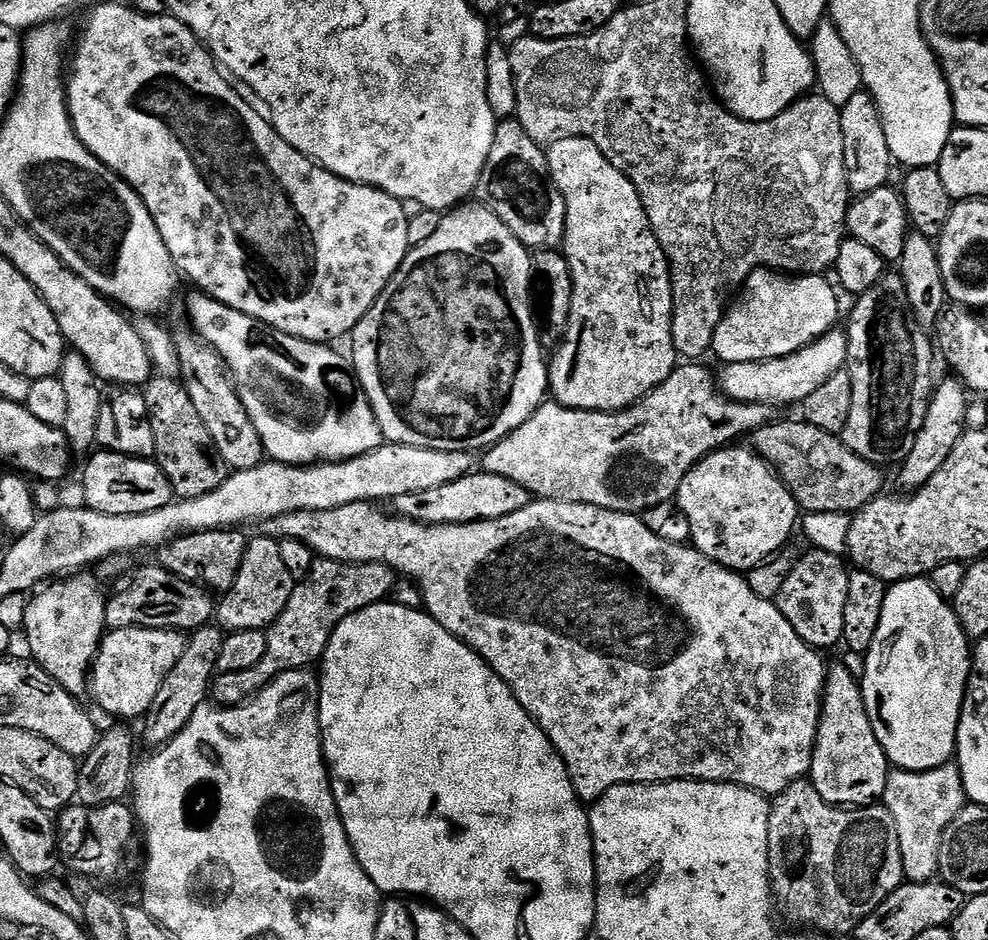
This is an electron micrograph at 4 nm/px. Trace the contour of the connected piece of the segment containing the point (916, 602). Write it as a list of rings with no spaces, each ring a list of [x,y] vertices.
[[[931,579],[900,580],[897,584],[889,587],[886,602],[882,602],[882,618],[878,622],[878,634],[874,634],[874,642],[868,647],[864,658],[866,670],[862,677],[866,714],[870,714],[870,726],[874,726],[874,734],[878,734],[878,742],[888,756],[889,765],[906,772],[925,772],[926,770],[934,770],[953,759],[956,751],[956,735],[958,734],[960,711],[964,705],[964,691],[972,673],[972,653],[970,637],[964,633],[964,627],[958,622],[956,612],[953,610],[951,603],[944,600],[942,594],[938,594],[938,590],[934,590]]]

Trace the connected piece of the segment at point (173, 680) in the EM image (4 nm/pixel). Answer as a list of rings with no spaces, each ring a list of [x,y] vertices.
[[[216,626],[198,628],[187,637],[182,658],[178,658],[178,662],[174,662],[174,670],[166,674],[166,682],[162,682],[158,694],[154,694],[154,702],[147,716],[143,717],[146,743],[156,744],[152,746],[169,744],[209,699],[210,685],[217,675],[218,650],[222,650],[224,637],[225,633]]]

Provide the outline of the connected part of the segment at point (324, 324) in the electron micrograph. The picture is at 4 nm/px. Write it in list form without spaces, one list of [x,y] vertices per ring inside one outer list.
[[[127,3],[124,4],[98,5],[89,14],[84,29],[81,32],[79,29],[74,40],[70,71],[66,76],[66,95],[72,125],[86,150],[90,150],[90,154],[99,158],[112,172],[117,172],[139,194],[146,210],[150,210],[158,226],[158,234],[162,234],[162,242],[166,242],[166,250],[170,250],[172,263],[200,287],[197,289],[203,295],[213,296],[218,302],[250,318],[261,320],[263,324],[269,324],[279,332],[315,344],[336,342],[332,340],[355,332],[358,322],[362,322],[362,318],[374,306],[374,302],[388,285],[388,279],[400,269],[410,251],[409,221],[403,203],[374,186],[355,184],[338,174],[327,172],[321,164],[294,150],[294,146],[290,146],[286,138],[276,133],[271,119],[259,107],[251,108],[240,97],[239,87],[232,88],[233,81],[225,75],[211,52],[181,20],[171,14],[147,16]]]

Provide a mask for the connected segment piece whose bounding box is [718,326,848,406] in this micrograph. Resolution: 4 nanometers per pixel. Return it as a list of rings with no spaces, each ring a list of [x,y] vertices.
[[[837,326],[822,338],[808,344],[789,356],[777,360],[755,360],[724,364],[724,373],[718,376],[718,387],[725,396],[743,404],[783,404],[799,405],[818,386],[823,386],[833,374],[838,374],[848,362],[848,334],[843,327]]]

